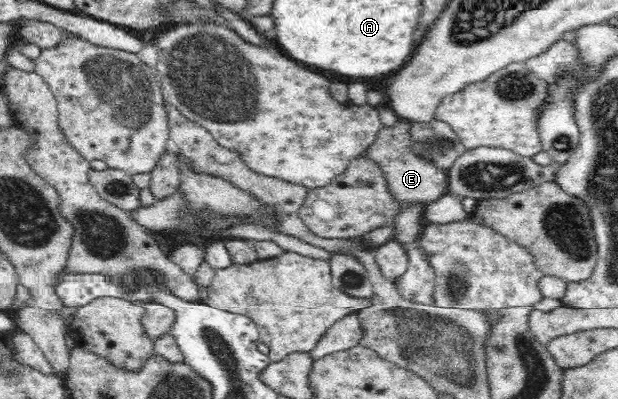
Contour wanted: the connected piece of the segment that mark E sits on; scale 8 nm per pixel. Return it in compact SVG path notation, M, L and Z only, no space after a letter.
M399 117L394 126L382 126L365 154L371 161L380 165L389 193L400 207L415 203L426 207L429 203L435 203L439 197L448 194L449 174L445 168L435 166L431 160L415 151L415 140L411 138L409 129L411 122Z

